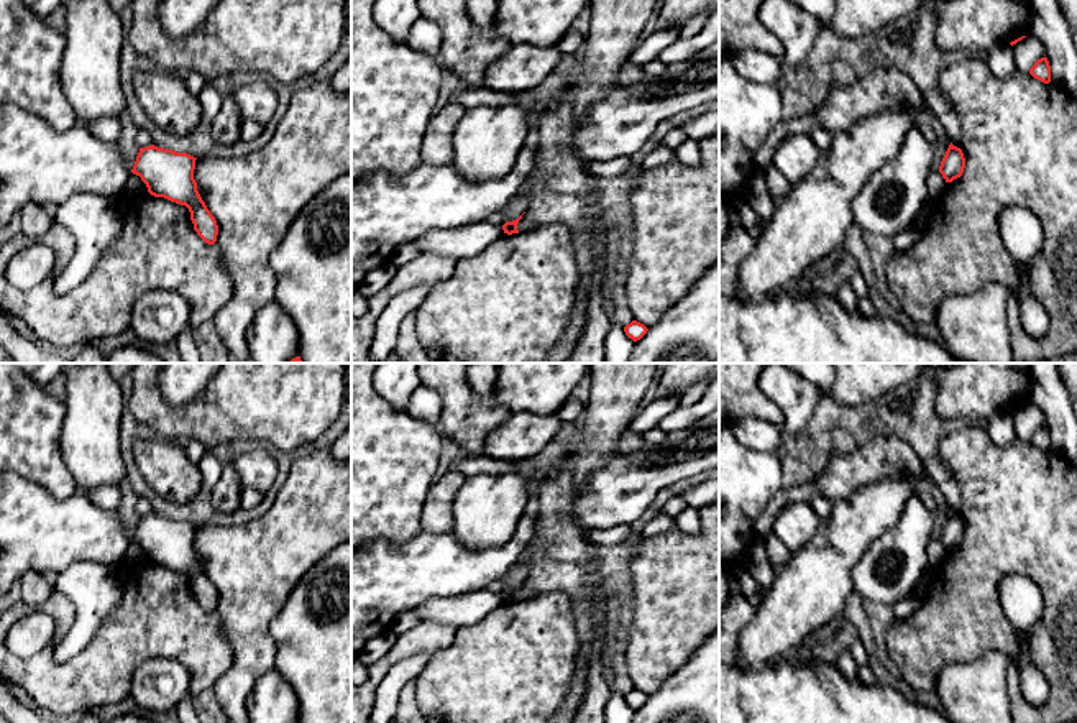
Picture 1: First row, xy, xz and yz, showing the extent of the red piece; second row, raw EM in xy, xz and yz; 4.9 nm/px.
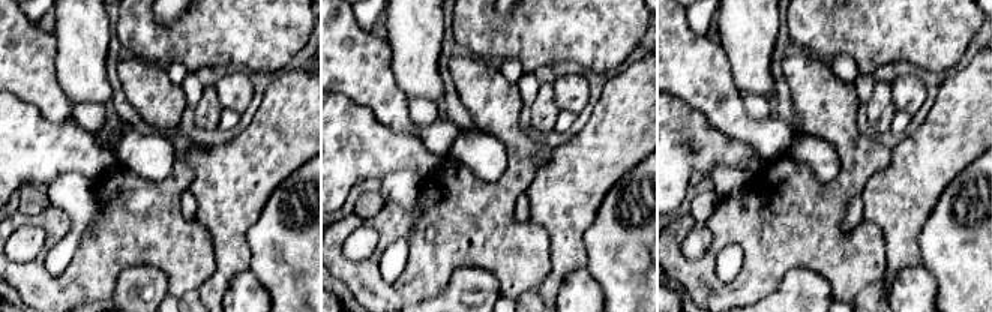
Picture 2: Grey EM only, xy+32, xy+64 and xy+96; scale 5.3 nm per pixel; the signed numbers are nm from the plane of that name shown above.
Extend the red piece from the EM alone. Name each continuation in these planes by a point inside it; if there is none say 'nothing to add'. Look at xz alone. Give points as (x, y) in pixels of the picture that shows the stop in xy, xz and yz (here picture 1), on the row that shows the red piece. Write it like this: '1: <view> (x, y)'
nothing to add

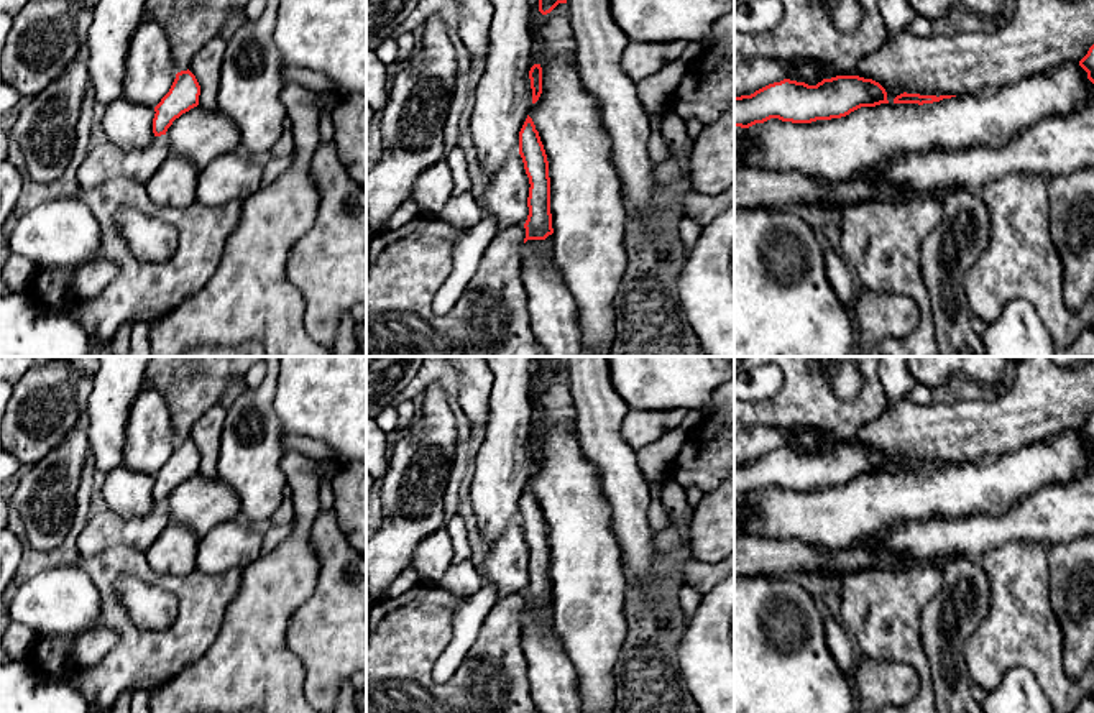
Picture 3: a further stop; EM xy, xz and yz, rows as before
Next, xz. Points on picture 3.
nothing to add

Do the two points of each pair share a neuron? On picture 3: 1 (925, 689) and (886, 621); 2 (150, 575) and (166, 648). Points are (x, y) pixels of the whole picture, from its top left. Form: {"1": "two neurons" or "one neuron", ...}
{"1": "one neuron", "2": "one neuron"}

